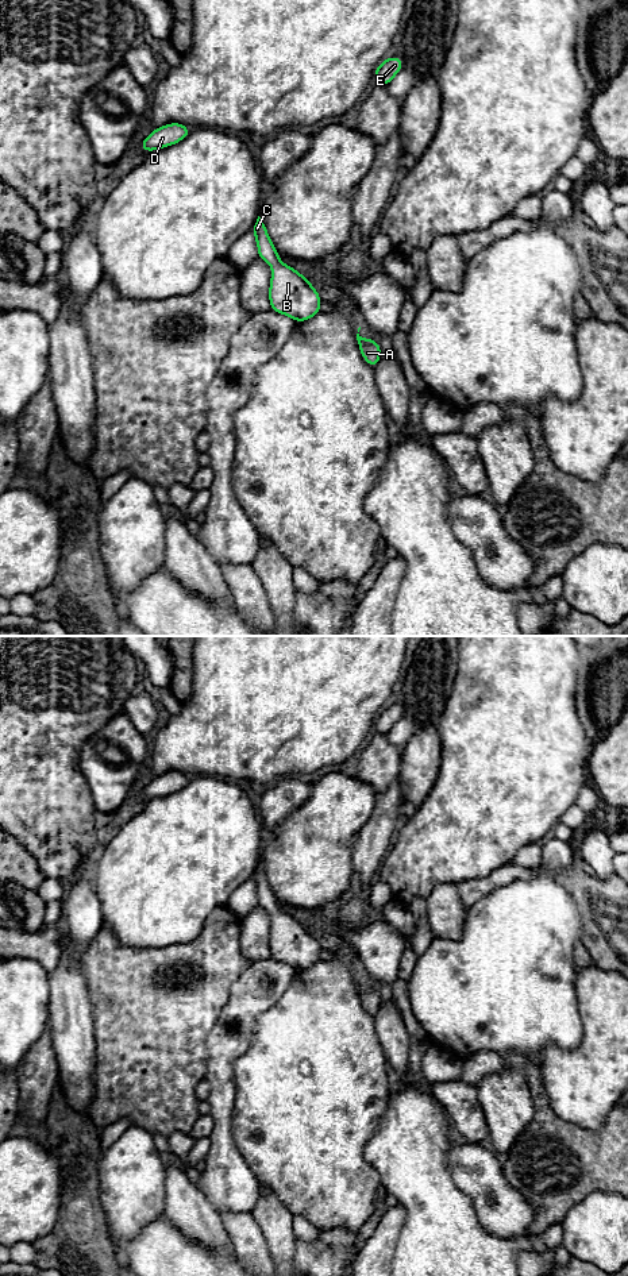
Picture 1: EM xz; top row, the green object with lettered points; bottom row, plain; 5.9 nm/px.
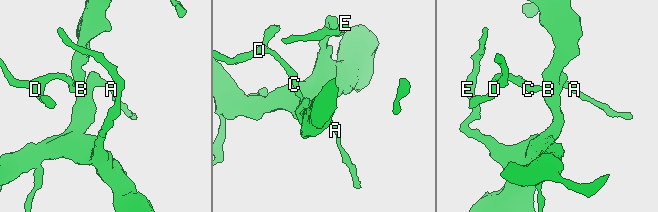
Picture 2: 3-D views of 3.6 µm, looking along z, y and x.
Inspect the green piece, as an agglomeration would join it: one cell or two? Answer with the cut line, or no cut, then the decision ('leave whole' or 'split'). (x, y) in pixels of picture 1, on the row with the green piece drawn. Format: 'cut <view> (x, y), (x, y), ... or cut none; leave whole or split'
cut none; leave whole

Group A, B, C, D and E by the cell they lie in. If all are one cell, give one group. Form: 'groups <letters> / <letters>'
groups A B C D E

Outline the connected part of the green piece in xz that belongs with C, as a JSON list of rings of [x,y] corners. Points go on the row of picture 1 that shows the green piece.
[[[258,216],[253,232],[258,257],[271,266],[269,302],[271,311],[297,323],[312,319],[320,312],[321,298],[313,285],[297,270],[280,261],[263,220]]]

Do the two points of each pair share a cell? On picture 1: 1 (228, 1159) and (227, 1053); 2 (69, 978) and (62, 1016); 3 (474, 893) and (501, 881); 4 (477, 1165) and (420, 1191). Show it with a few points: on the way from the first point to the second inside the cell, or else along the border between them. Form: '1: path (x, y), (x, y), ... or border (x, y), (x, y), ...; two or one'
1: path (222, 1133), (222, 1079); one
2: path (69, 987), (69, 1006); one
3: path (481, 887), (494, 881); one
4: border (451, 1144), (447, 1168), (453, 1180), (472, 1201); two

